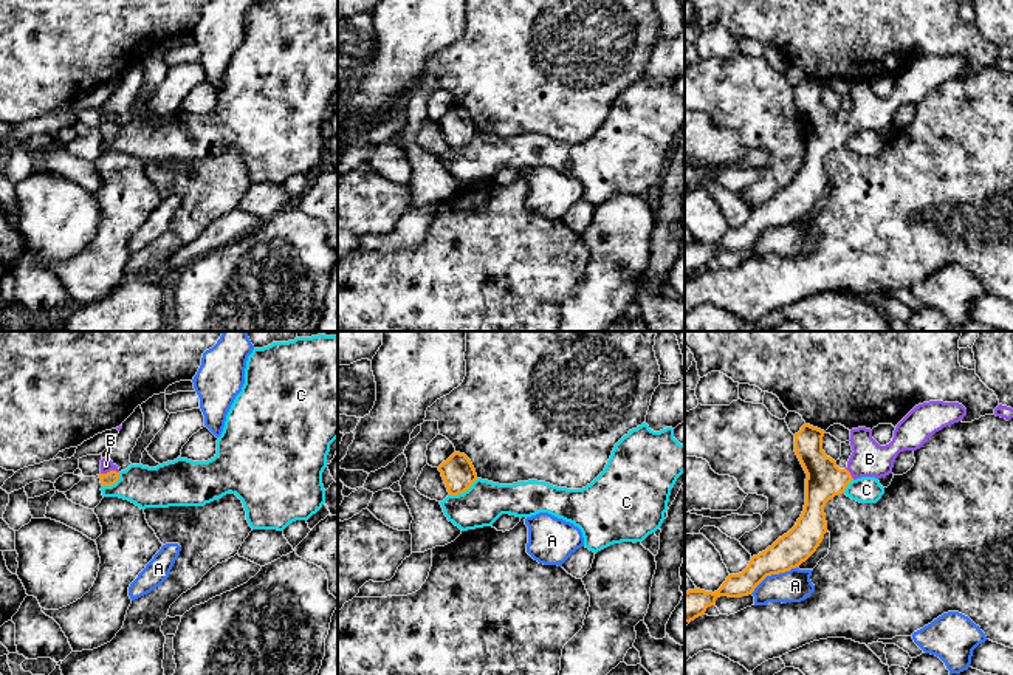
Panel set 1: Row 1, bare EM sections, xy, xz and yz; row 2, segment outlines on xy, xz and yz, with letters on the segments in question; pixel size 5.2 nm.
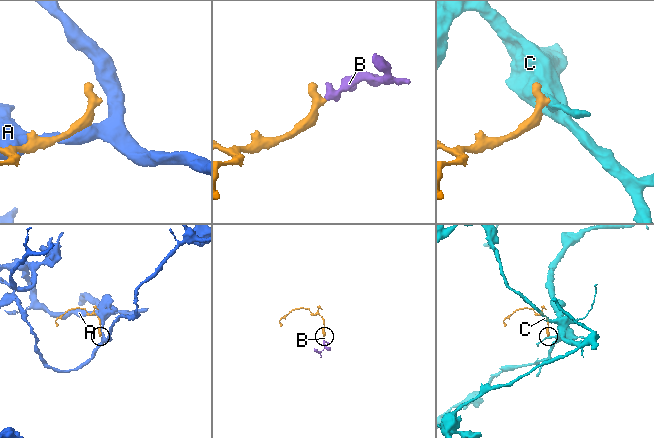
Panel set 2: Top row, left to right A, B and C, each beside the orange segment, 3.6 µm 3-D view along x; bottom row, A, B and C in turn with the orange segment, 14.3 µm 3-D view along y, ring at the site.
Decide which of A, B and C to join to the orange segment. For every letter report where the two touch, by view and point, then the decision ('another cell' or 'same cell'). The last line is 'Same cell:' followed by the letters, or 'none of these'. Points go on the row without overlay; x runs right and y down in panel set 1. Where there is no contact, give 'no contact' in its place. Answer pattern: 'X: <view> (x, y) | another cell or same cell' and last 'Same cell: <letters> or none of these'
A: yz (773, 226) | another cell
B: xy (110, 124) | same cell
C: xz (463, 144) | another cell
Same cell: B

